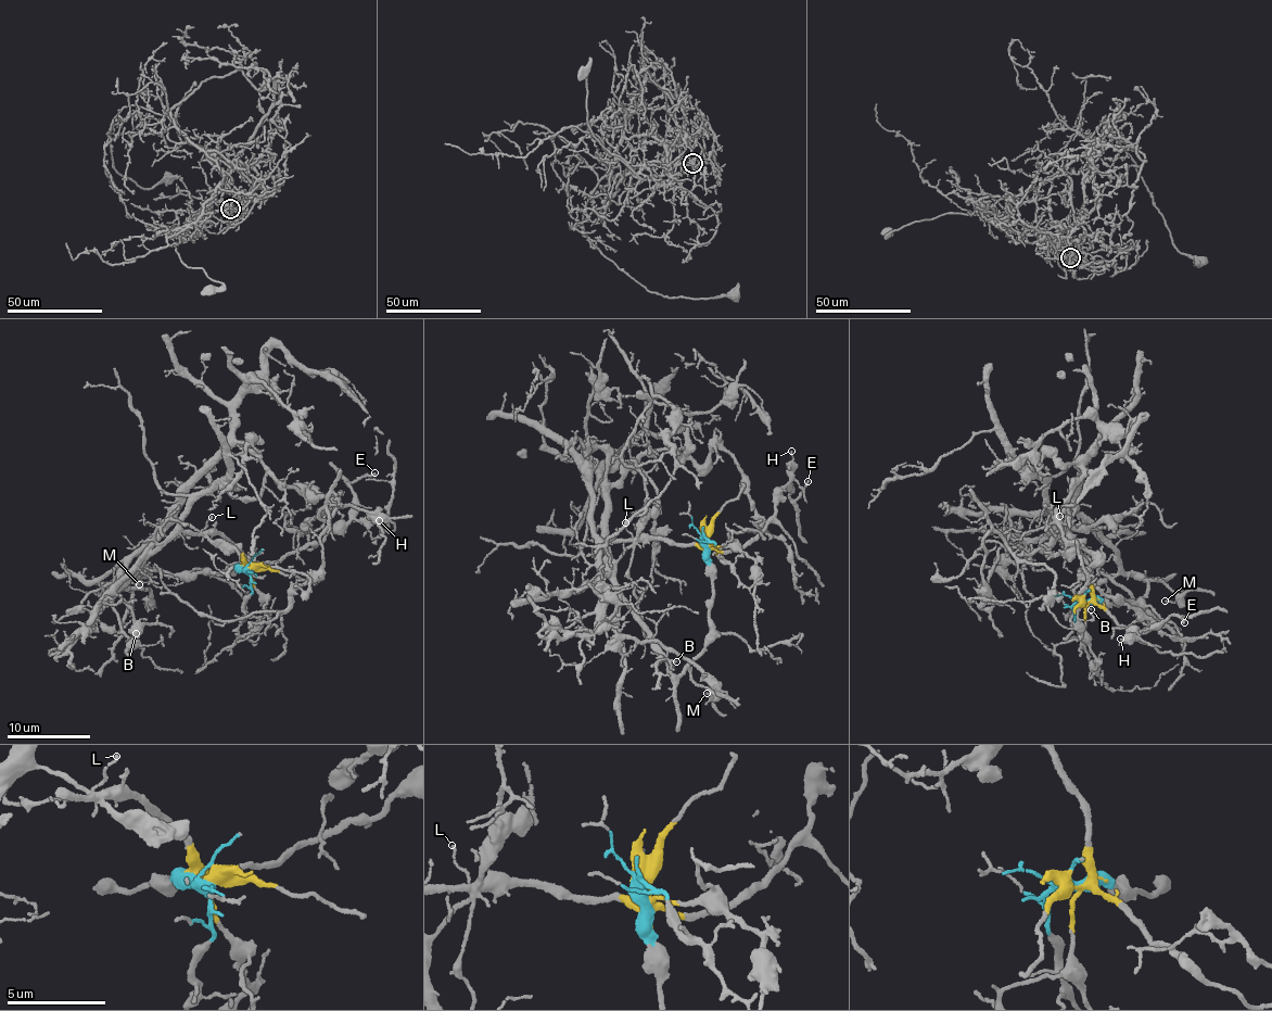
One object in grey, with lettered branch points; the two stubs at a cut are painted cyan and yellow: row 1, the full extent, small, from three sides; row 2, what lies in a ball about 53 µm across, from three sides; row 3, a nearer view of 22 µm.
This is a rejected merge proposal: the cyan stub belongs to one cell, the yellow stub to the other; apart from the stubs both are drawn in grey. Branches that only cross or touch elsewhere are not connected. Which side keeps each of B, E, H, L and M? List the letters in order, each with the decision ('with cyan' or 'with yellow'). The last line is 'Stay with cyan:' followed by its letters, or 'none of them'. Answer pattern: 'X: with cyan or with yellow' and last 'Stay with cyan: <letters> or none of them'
B: with cyan
E: with yellow
H: with yellow
L: with yellow
M: with cyan
Stay with cyan: B, M

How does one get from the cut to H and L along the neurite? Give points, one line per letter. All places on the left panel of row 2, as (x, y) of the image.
H: (251, 567), (316, 543), (350, 520), (356, 519), (367, 526), (379, 519)
L: (251, 567), (242, 564), (242, 552), (237, 545), (205, 530), (212, 517)

